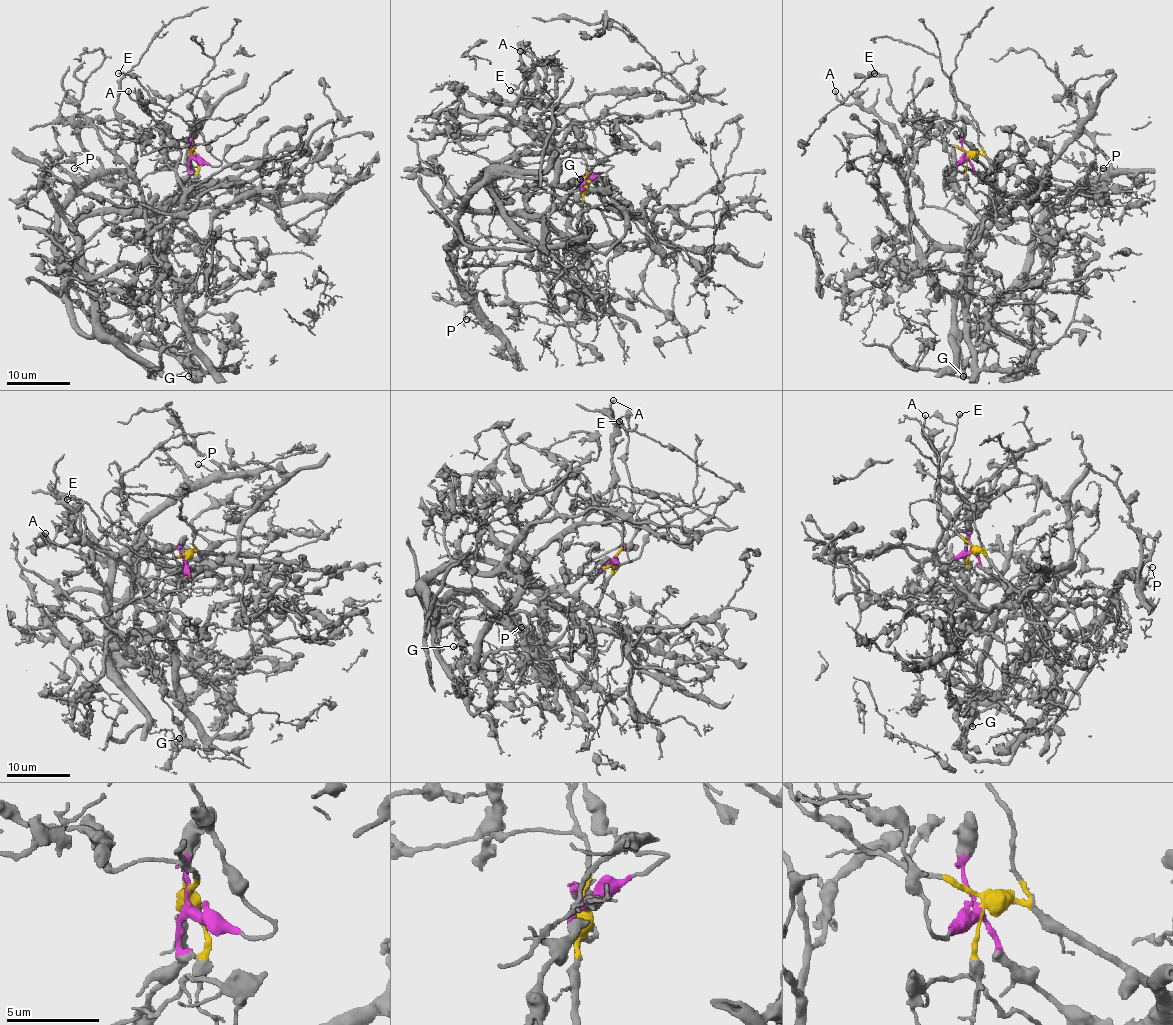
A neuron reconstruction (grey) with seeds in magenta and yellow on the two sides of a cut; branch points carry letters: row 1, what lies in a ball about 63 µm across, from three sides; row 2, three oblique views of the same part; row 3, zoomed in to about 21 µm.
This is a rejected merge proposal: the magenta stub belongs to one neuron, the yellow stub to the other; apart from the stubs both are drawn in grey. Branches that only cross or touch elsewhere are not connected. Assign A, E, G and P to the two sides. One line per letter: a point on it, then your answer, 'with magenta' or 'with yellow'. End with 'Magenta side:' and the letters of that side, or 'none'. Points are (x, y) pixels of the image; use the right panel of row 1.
A: (835, 91) | with magenta
E: (874, 73) | with yellow
G: (963, 376) | with magenta
P: (1103, 168) | with magenta
Magenta side: A, G, P

